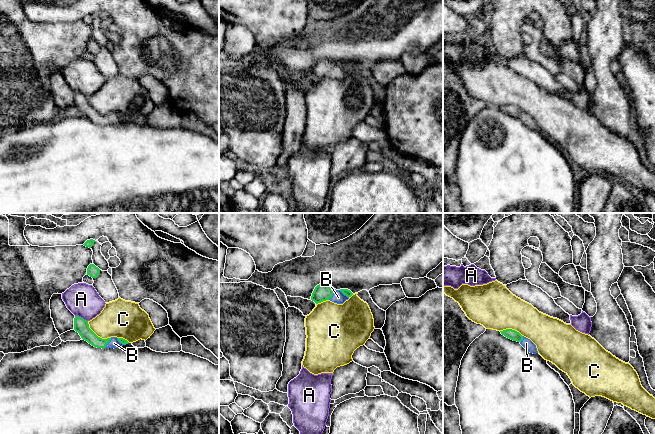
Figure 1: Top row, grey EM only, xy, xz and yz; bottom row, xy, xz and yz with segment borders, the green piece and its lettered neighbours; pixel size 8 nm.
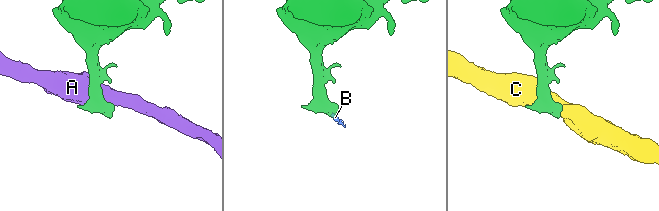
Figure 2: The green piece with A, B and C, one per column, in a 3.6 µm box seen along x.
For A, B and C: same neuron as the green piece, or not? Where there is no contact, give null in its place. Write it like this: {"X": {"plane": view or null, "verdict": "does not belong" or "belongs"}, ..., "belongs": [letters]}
{"A": {"plane": "xy", "verdict": "does not belong"}, "B": {"plane": "xz", "verdict": "belongs"}, "C": {"plane": "xy", "verdict": "does not belong"}, "belongs": ["B"]}

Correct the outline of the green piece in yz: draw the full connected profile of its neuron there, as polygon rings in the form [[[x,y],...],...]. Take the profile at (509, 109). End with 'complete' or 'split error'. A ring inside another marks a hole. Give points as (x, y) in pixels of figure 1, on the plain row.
[[[506,105],[500,108],[505,113],[519,118],[528,128],[533,130],[538,129],[536,121],[530,115],[522,112],[519,108],[512,105]]]; split error

